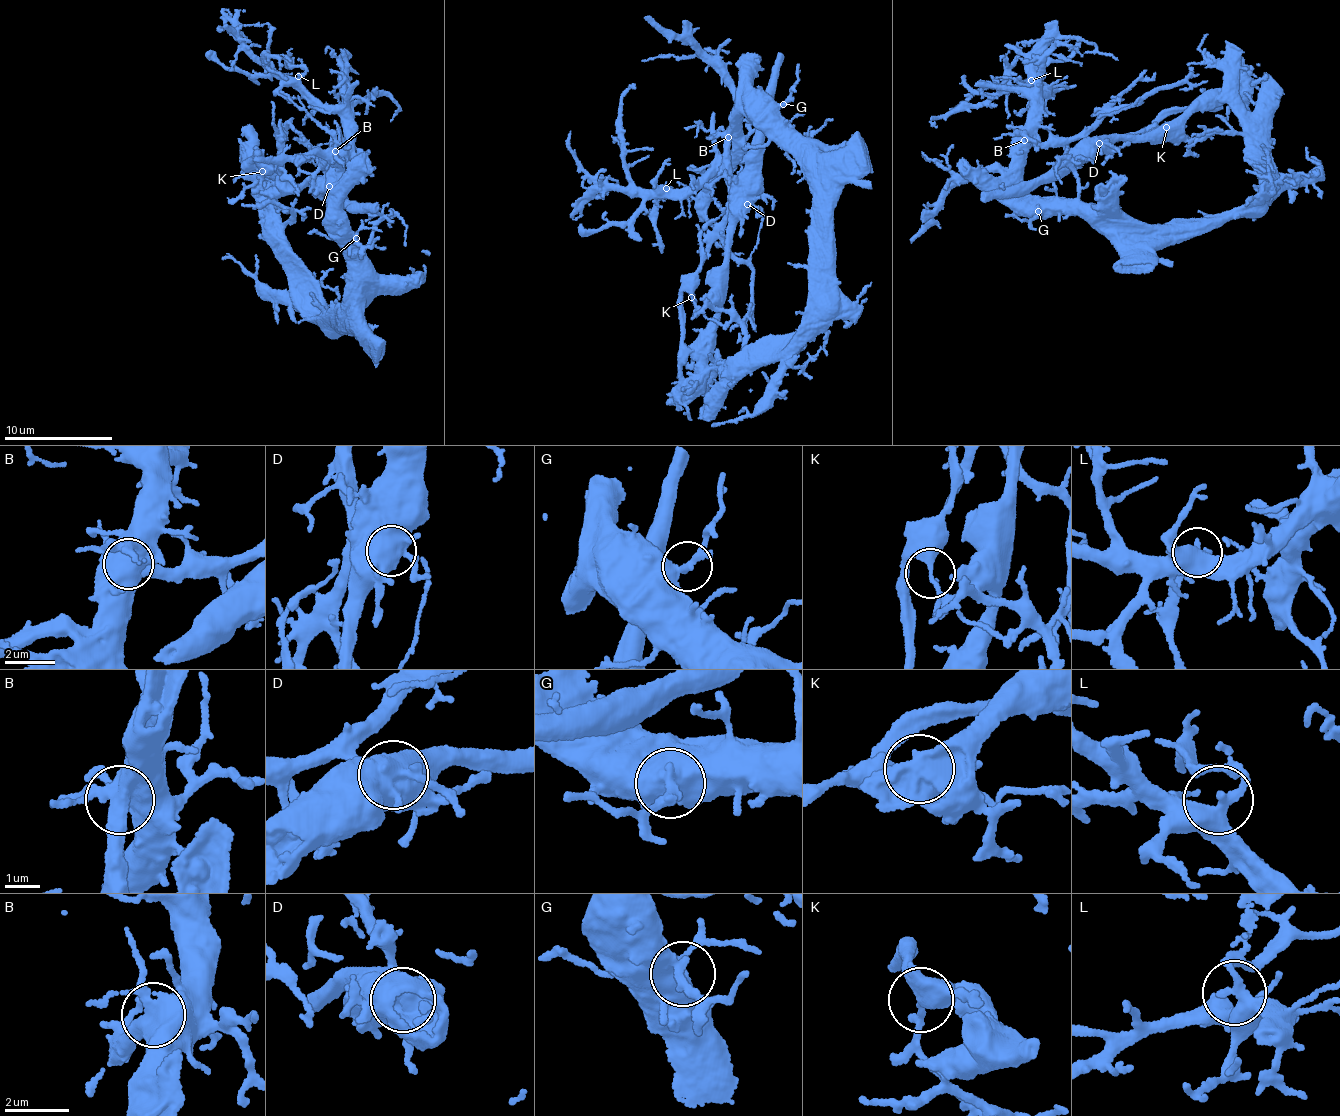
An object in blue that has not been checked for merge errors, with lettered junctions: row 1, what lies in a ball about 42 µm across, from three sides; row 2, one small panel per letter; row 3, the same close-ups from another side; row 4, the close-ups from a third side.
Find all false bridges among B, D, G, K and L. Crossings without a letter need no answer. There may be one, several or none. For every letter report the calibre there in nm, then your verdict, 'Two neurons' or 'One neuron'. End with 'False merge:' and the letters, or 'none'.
B: Thickness 650 nm. One neuron
D: Thickness 700 nm. Two neurons
G: Thickness 400 nm. One neuron
K: Thickness 280 nm. Two neurons
L: Thickness 380 nm. One neuron
False merge: D, K

